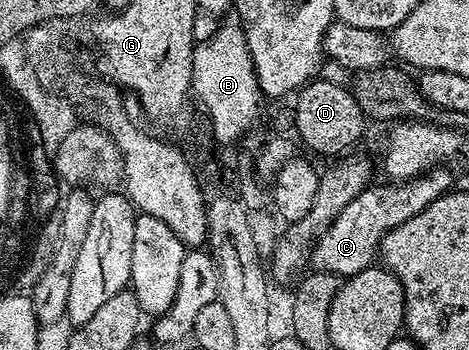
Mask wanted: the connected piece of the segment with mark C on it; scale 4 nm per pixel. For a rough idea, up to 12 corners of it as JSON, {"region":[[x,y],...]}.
{"region":[[432,167],[372,184],[312,244],[312,270],[372,268],[384,235],[452,188]]}

